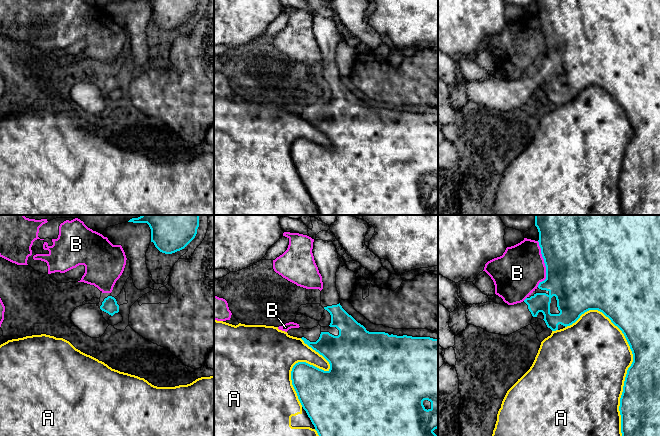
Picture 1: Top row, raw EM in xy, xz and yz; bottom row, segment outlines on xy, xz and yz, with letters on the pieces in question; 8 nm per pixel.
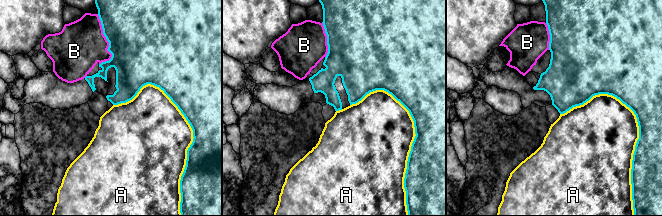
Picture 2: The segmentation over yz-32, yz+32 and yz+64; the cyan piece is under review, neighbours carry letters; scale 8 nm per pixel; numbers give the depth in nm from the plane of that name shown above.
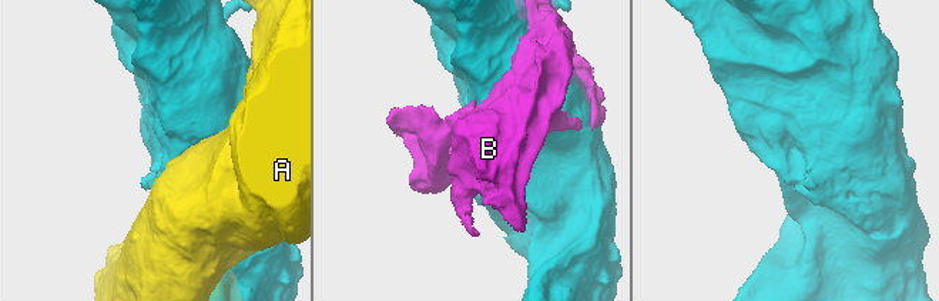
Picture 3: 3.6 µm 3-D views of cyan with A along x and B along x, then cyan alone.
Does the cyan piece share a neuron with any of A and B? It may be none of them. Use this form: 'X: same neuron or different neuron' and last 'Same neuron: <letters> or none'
A: different neuron
B: different neuron
Same neuron: none

